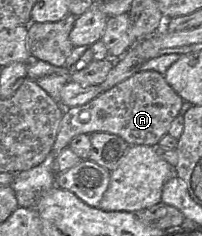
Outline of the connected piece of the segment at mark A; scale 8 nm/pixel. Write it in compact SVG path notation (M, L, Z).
M139 71L84 105L65 108L51 153L54 153L54 158L57 158L59 153L69 146L74 137L96 132L108 132L118 135L129 145L156 146L159 140L168 134L171 122L179 115L183 102L184 100L167 83L161 73L157 71Z

